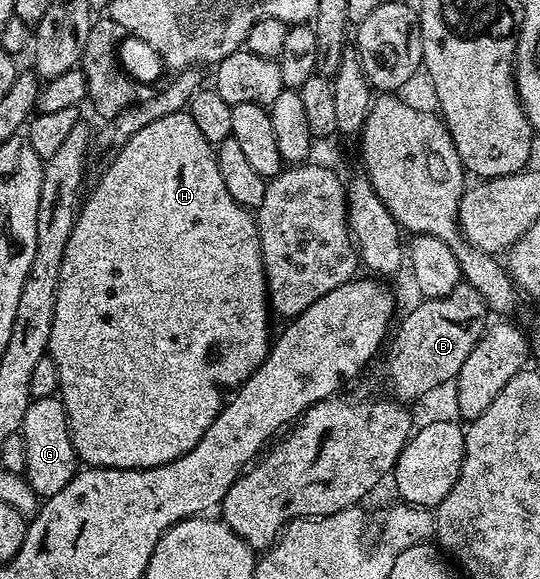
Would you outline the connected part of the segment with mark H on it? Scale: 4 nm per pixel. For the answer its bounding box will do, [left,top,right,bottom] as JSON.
[47,113,273,470]

